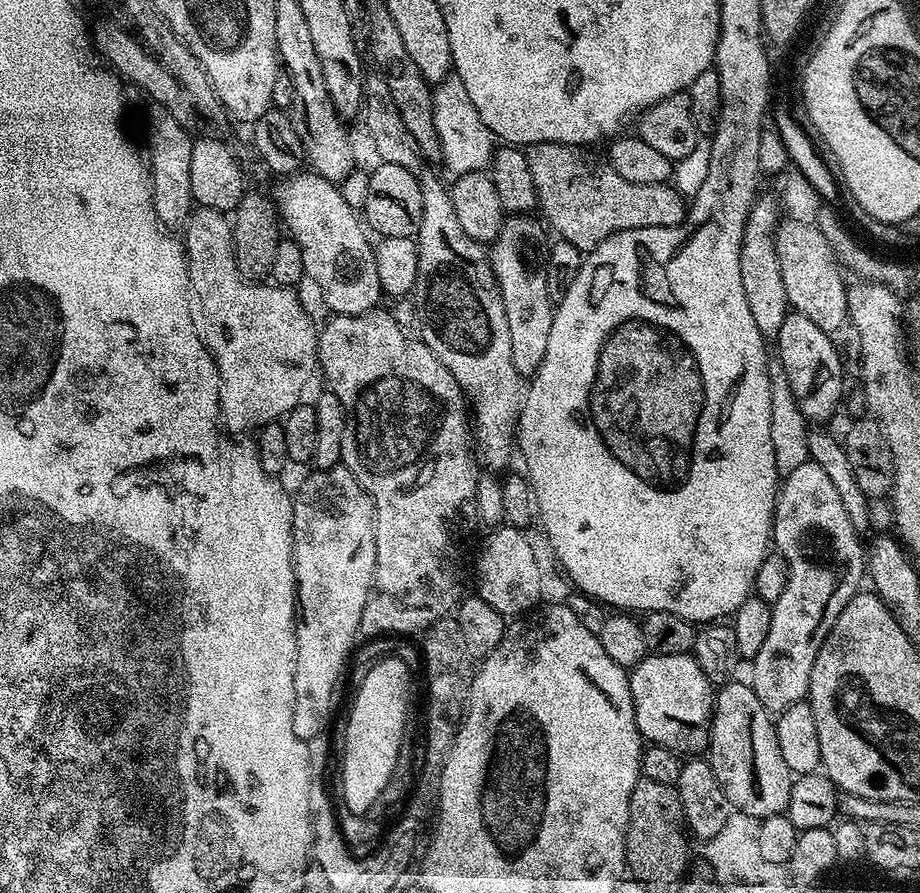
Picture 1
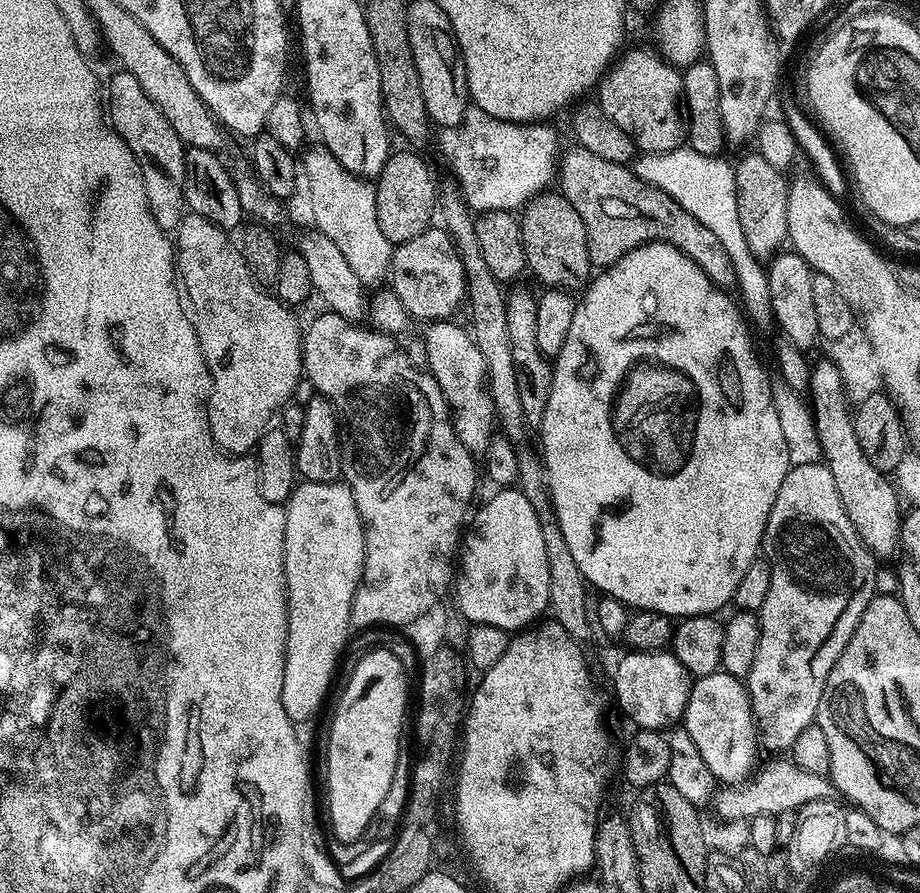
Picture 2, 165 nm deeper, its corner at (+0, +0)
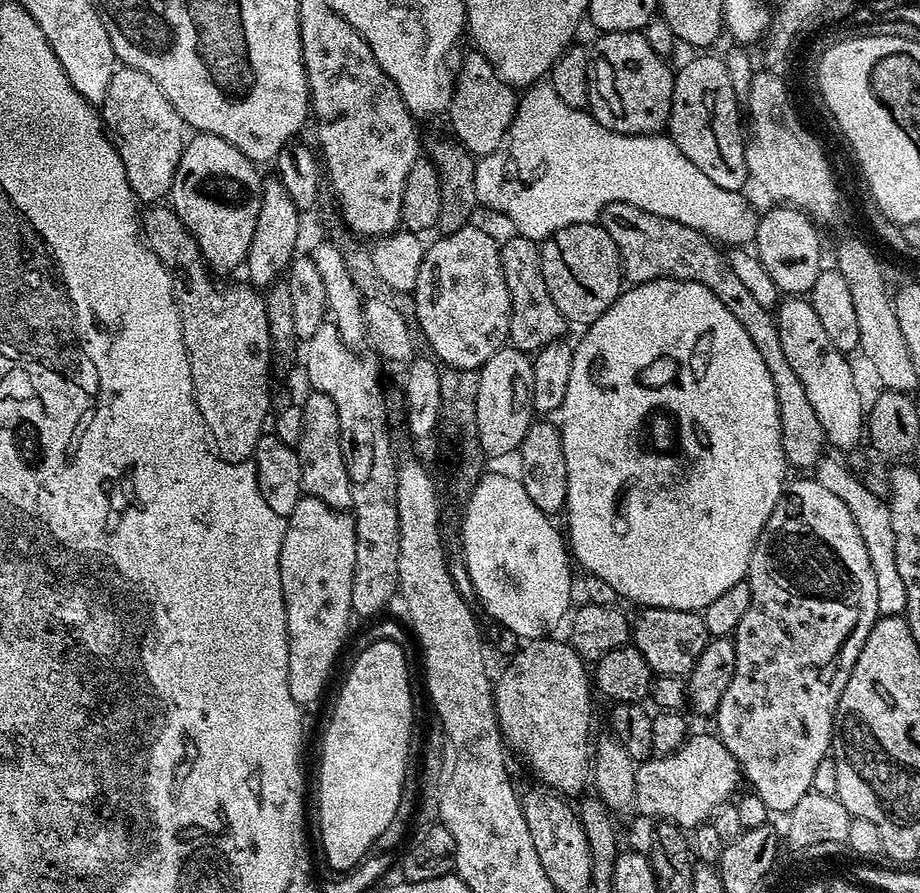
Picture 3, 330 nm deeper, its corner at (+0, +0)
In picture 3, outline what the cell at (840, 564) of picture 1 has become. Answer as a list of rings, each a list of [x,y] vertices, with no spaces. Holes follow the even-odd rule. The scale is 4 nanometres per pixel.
[[[814,478],[789,479],[784,485],[784,493],[780,495],[778,506],[774,506],[754,546],[746,579],[730,586],[730,590],[725,590],[715,602],[710,602],[710,606],[704,608],[702,615],[709,637],[731,637],[732,631],[736,628],[734,633],[736,673],[734,678],[730,678],[730,686],[726,686],[726,694],[722,694],[722,702],[714,713],[717,728],[715,731],[740,765],[743,779],[752,783],[751,791],[758,798],[762,798],[762,802],[766,802],[769,813],[787,814],[794,806],[798,806],[798,798],[812,791],[814,770],[817,769],[818,762],[826,759],[833,747],[838,698],[842,698],[842,690],[846,690],[846,678],[850,678],[850,670],[854,662],[858,662],[858,654],[862,654],[862,646],[880,616],[878,586],[874,583],[874,566],[870,566],[870,554],[866,554],[866,542],[862,542],[862,534],[858,534],[858,526],[854,524],[854,518],[850,518],[850,510],[846,510],[846,502],[842,502],[842,498],[837,498],[831,490],[826,490],[826,486],[822,486],[822,482]]]

